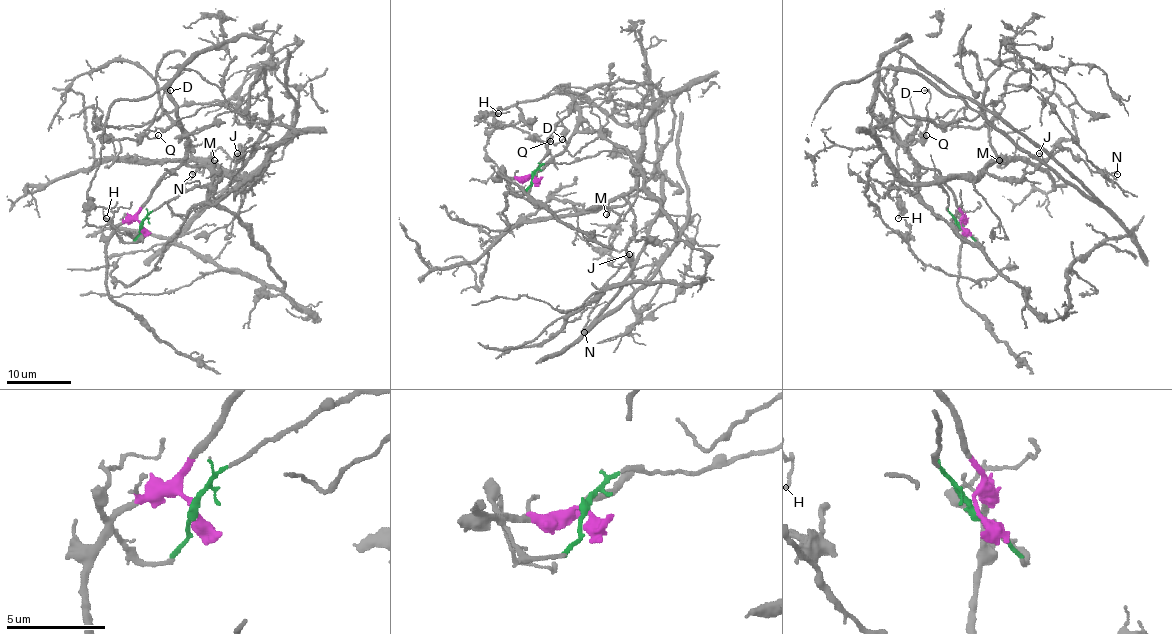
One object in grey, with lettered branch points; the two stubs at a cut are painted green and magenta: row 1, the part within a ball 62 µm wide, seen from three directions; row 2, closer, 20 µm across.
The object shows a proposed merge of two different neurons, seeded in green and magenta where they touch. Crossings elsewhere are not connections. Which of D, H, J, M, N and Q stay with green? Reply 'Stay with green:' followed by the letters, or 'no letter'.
Stay with green: J, M, N

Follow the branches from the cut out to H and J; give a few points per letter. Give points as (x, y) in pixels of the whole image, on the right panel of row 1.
H: (961, 225), (962, 212), (951, 188), (871, 112), (878, 89), (894, 104), (897, 217)
J: (961, 225), (948, 211), (948, 194), (936, 177), (982, 173), (1021, 178), (1043, 160), (1038, 152)

